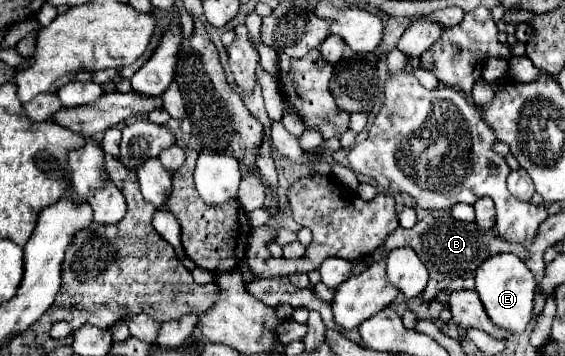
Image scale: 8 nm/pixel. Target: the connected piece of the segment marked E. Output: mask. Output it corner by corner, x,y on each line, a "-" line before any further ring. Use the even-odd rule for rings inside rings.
494,254
486,258
476,270
476,292
484,304
484,310
488,312
490,320
496,326
508,330
512,336
522,334
530,322
534,290
536,290
534,274
516,254

